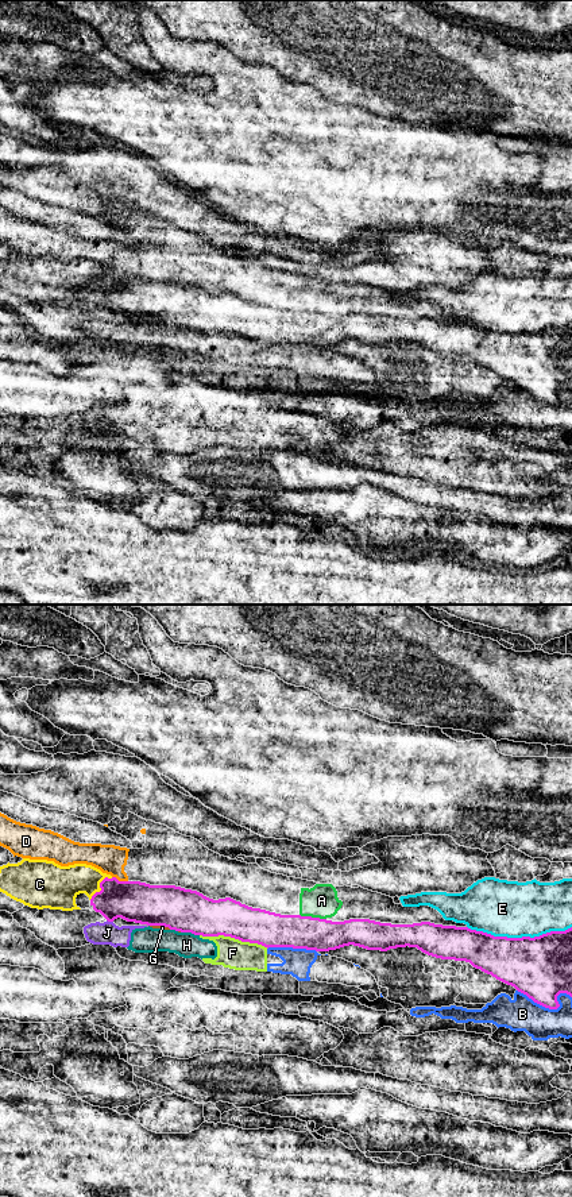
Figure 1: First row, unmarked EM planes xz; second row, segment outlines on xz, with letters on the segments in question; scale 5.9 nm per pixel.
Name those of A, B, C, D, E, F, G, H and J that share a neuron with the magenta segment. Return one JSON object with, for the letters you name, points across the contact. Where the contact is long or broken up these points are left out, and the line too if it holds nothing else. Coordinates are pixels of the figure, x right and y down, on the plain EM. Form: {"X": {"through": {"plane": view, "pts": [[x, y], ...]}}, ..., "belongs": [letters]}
{"belongs": []}

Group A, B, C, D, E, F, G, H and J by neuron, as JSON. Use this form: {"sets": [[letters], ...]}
{"sets": [["A", "D"], ["B", "F", "G", "H", "J"], ["C"], ["E"]]}

